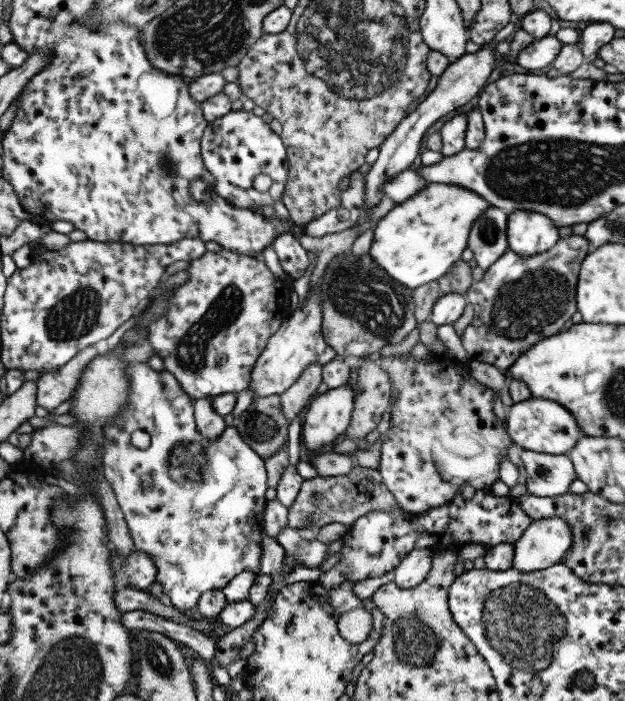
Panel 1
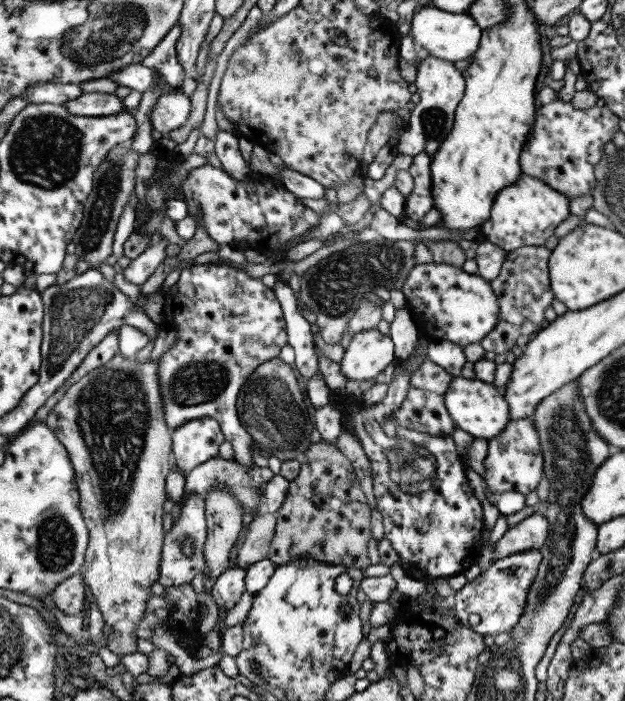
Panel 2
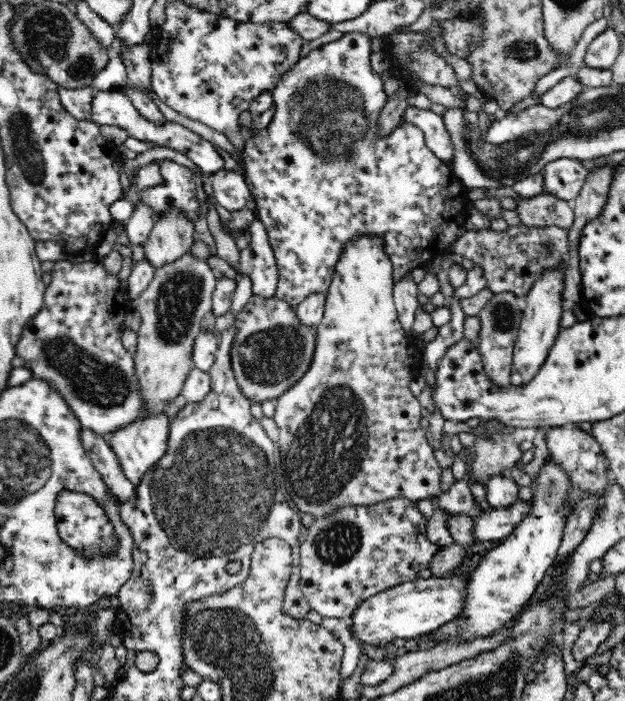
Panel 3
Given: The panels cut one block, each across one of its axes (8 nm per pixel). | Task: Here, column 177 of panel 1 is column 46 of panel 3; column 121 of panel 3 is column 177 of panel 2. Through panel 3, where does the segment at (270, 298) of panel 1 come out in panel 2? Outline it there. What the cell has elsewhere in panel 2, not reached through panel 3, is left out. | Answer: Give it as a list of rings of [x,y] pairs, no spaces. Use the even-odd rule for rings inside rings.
[[[190,263],[186,265],[178,281],[172,286],[170,290],[170,296],[165,296],[166,300],[166,314],[161,325],[171,325],[177,331],[178,341],[176,345],[170,348],[168,351],[159,358],[158,362],[158,380],[160,380],[160,389],[162,390],[162,402],[164,402],[164,418],[166,418],[166,424],[168,428],[174,431],[176,428],[181,427],[182,425],[189,423],[190,421],[196,419],[202,419],[206,417],[212,417],[220,423],[220,428],[224,433],[224,438],[226,441],[230,442],[233,446],[235,452],[234,459],[238,460],[240,464],[244,464],[246,468],[252,468],[255,462],[252,461],[252,455],[255,454],[252,451],[252,444],[254,444],[254,439],[252,435],[246,432],[246,429],[242,427],[240,423],[240,418],[238,418],[238,396],[242,390],[242,387],[245,386],[246,380],[254,374],[256,368],[260,367],[261,364],[272,360],[273,358],[278,357],[280,350],[283,346],[287,344],[287,330],[286,323],[283,317],[283,311],[281,310],[281,305],[278,302],[277,297],[274,294],[273,289],[270,289],[268,286],[262,283],[261,279],[257,279],[248,275],[245,271],[240,271],[235,267],[230,267],[229,265],[220,265],[219,263],[206,263],[206,264],[196,264]]]

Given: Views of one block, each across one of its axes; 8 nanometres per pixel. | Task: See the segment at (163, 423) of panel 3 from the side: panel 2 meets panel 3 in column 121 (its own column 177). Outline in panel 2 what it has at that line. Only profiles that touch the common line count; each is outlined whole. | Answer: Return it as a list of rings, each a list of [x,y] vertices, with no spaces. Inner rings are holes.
[[[212,417],[196,419],[172,431],[173,466],[188,474],[194,467],[204,464],[219,454],[220,444],[225,441],[220,423]]]

